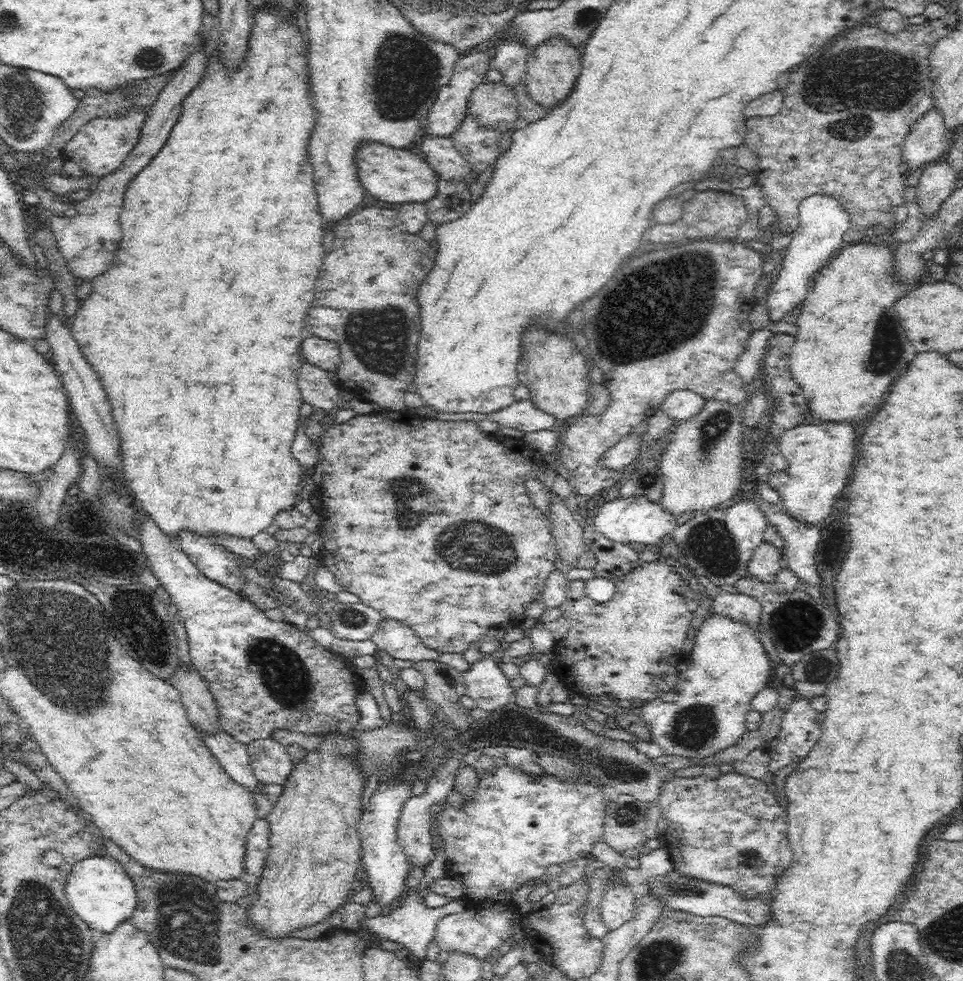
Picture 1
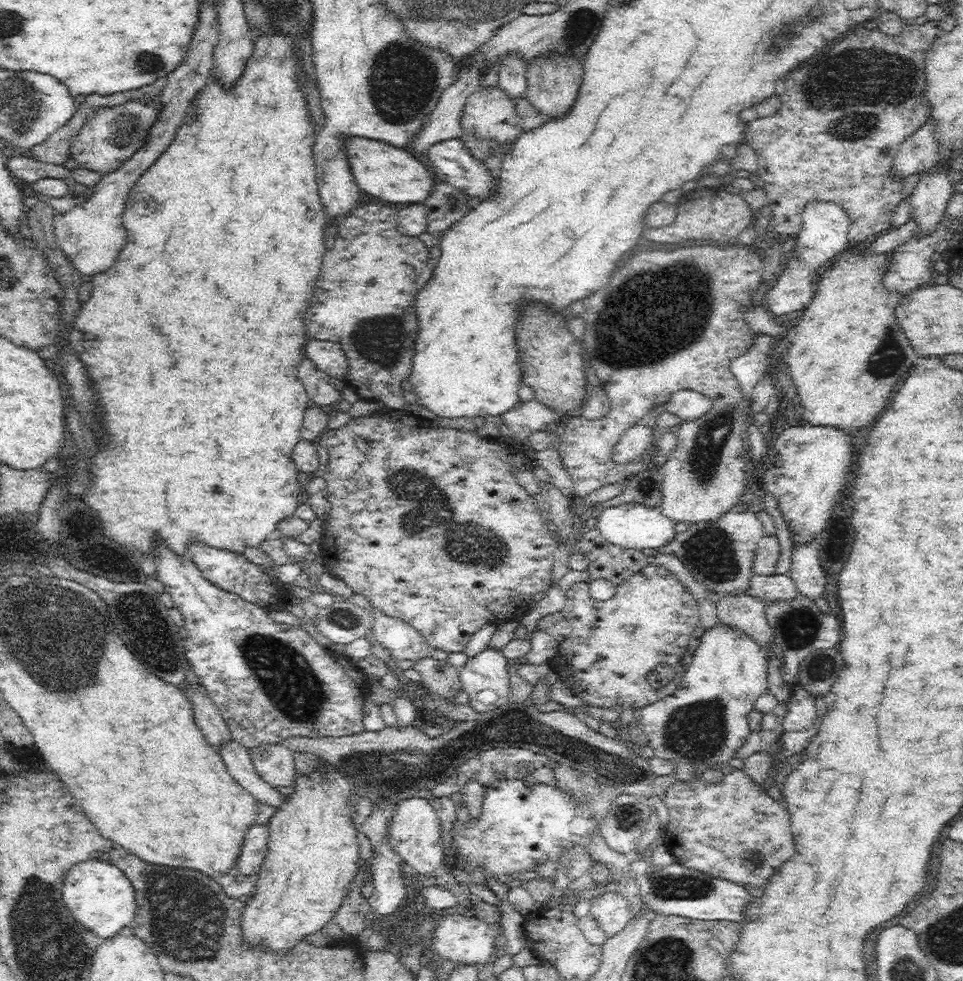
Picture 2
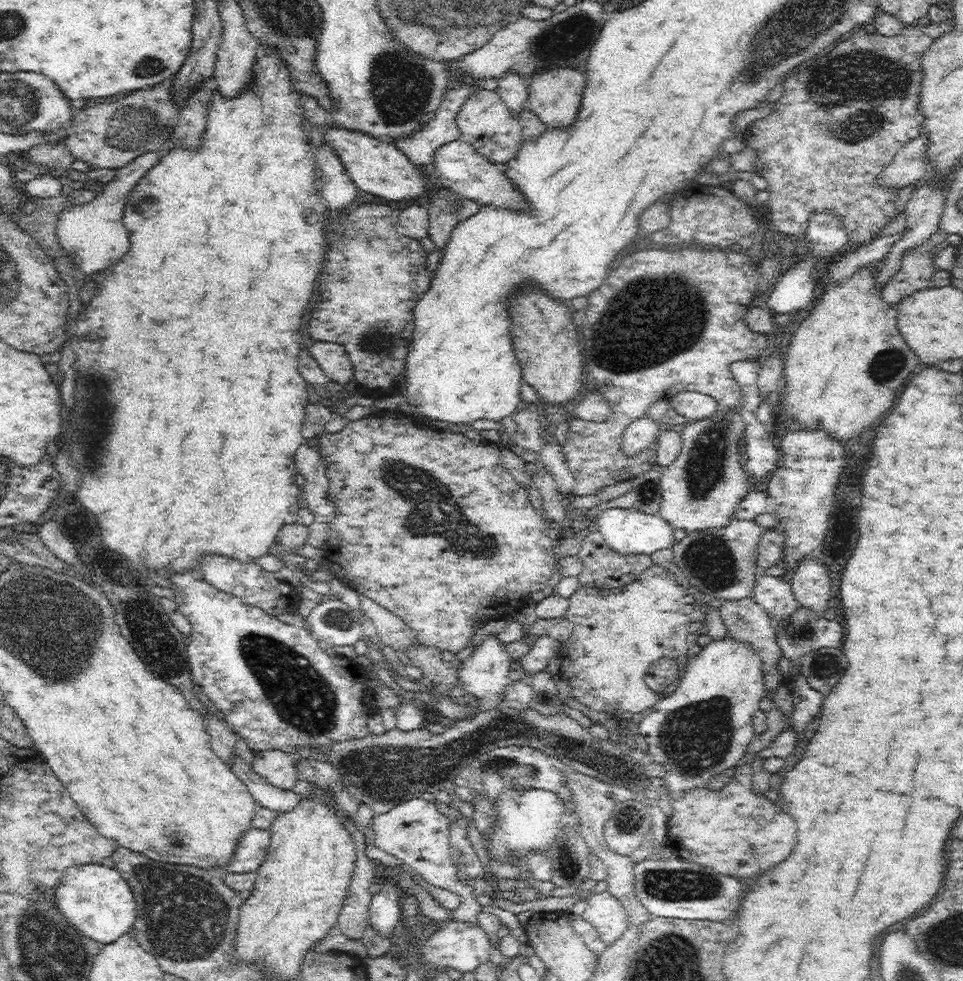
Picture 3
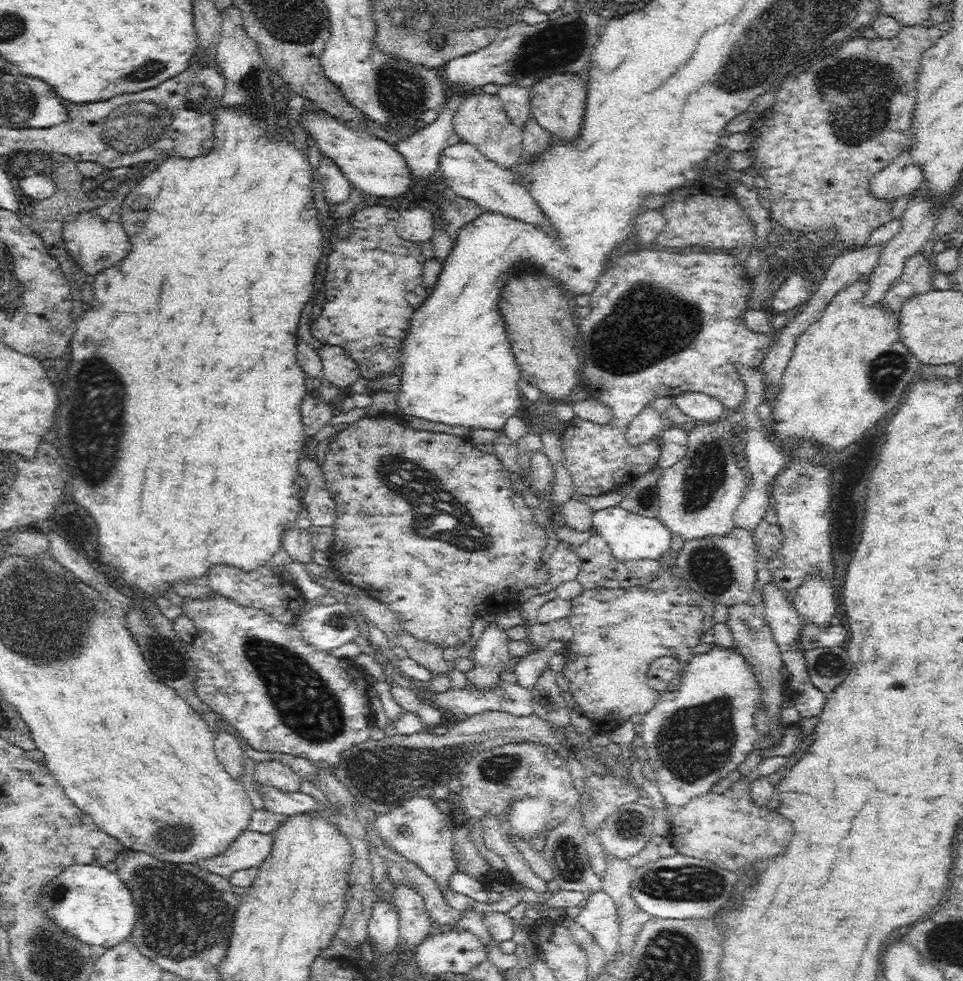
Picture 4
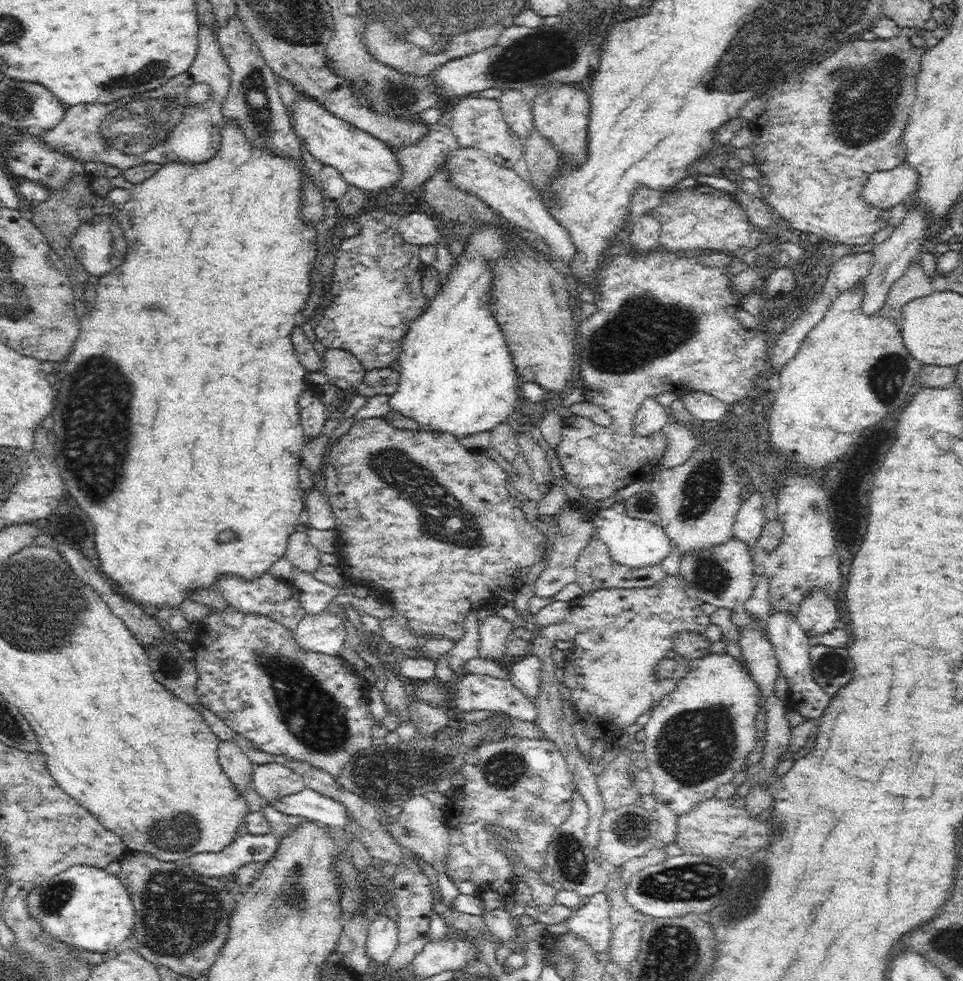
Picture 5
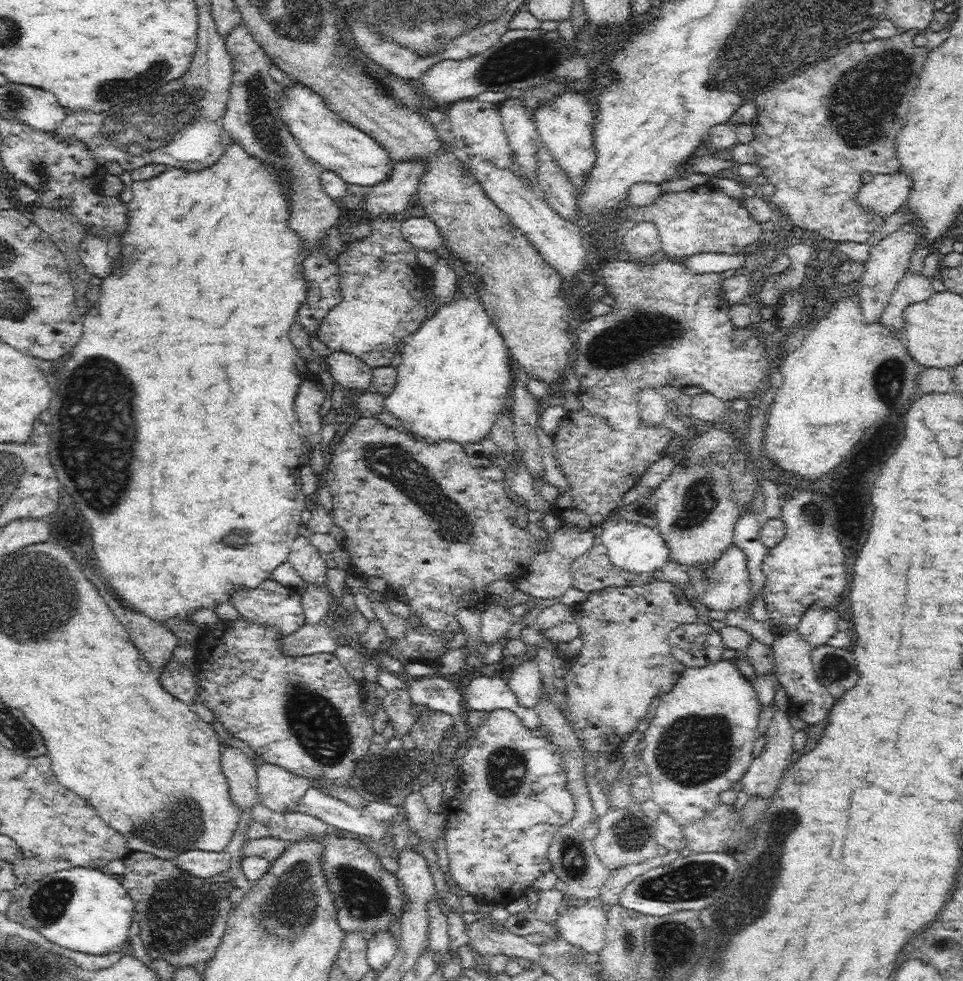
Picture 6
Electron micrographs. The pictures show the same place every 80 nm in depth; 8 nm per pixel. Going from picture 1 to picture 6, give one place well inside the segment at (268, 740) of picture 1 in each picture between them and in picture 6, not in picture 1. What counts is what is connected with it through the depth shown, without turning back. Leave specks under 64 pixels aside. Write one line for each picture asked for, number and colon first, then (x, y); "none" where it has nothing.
2: (273, 761)
3: (278, 767)
4: (274, 773)
5: (272, 781)
6: (279, 789)

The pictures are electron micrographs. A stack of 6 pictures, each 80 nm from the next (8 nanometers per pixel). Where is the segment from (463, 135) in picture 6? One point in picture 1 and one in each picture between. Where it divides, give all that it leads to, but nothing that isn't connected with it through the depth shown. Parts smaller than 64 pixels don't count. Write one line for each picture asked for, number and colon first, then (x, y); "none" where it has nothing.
1: (495, 102)
2: (491, 110)
3: (484, 120)
4: (481, 120)
5: (477, 122)

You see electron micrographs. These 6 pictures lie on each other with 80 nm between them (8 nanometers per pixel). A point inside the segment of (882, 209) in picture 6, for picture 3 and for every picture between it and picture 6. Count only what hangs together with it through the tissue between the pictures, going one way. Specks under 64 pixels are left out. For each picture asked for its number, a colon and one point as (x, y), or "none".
3: (910, 164)
4: (901, 177)
5: (887, 188)

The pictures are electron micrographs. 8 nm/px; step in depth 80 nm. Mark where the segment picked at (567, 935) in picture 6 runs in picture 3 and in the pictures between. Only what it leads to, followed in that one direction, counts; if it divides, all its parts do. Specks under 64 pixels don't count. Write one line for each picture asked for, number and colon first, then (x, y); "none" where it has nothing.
3: (604, 911)
4: (598, 916)
5: (591, 921)

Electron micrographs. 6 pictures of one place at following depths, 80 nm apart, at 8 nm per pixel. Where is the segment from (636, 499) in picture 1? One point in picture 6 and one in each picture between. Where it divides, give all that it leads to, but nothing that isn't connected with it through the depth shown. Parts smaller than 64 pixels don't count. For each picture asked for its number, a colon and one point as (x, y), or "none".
2: (634, 524)
3: (625, 530)
4: (630, 536)
5: (634, 542)
6: (639, 548)

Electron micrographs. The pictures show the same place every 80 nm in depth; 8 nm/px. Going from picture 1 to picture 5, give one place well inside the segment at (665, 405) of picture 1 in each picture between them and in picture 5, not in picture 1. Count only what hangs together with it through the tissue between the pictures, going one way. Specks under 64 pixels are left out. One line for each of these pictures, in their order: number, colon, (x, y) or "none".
2: (687, 404)
3: (693, 405)
4: (701, 407)
5: (707, 409)

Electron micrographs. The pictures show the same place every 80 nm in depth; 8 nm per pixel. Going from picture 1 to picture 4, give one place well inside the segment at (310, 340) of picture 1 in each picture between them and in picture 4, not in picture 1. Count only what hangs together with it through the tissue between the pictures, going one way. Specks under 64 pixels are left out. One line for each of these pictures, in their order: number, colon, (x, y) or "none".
2: (328, 356)
3: (334, 361)
4: (339, 369)

